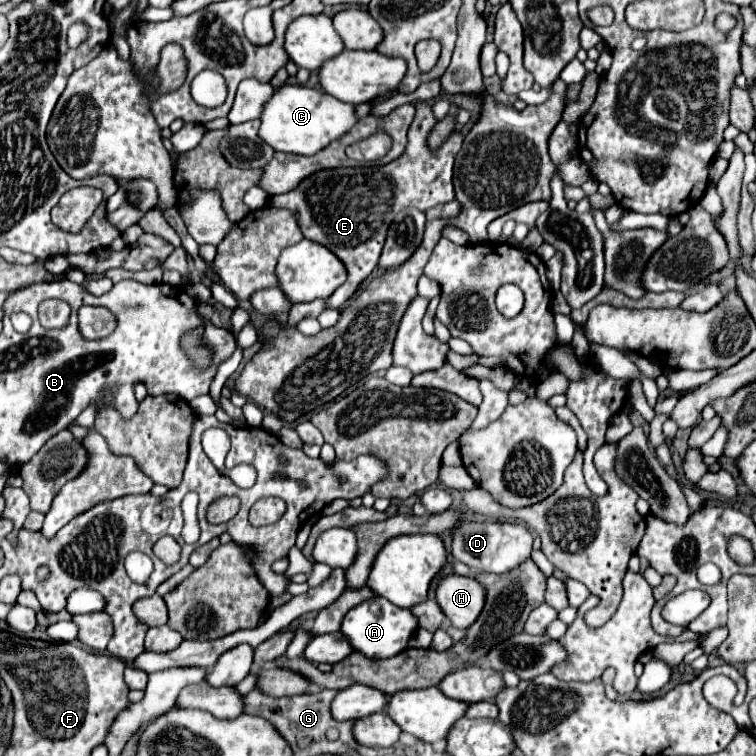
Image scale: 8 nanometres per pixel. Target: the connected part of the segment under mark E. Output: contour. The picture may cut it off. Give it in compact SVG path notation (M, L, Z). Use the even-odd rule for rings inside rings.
M418 102L414 121L408 129L406 149L396 161L368 171L362 171L362 167L322 169L308 175L292 191L270 197L272 207L288 209L294 213L304 239L326 245L326 249L330 249L344 263L348 279L326 301L328 309L340 309L356 293L362 279L374 271L386 239L386 231L398 209L416 207L426 211L438 203L448 203L454 199L452 167L464 135L454 131L438 151L430 151L426 145L426 135L437 122L432 106Z

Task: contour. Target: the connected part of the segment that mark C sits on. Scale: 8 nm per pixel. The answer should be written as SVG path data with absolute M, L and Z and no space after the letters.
M284 83L262 107L258 137L262 137L262 141L274 151L314 155L318 153L318 149L324 149L330 141L342 137L342 133L352 129L356 121L358 119L354 115L354 105L346 105L336 97L304 85Z

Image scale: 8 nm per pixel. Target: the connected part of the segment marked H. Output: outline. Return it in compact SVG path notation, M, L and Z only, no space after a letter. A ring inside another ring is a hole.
M450 573L436 585L436 601L442 613L458 629L468 629L482 611L486 591L474 577Z

